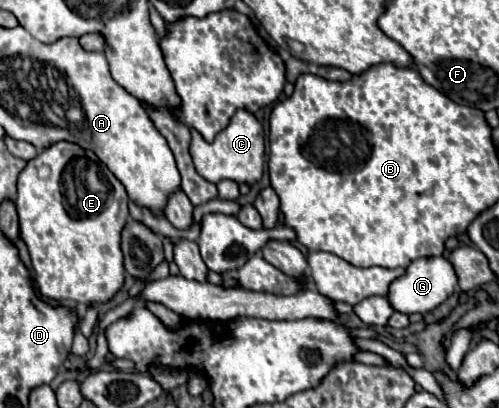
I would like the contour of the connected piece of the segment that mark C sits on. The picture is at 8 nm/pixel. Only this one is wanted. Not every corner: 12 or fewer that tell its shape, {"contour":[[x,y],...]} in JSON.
{"contour":[[238,109],[214,143],[192,129],[196,171],[254,185],[264,173],[260,121]]}

